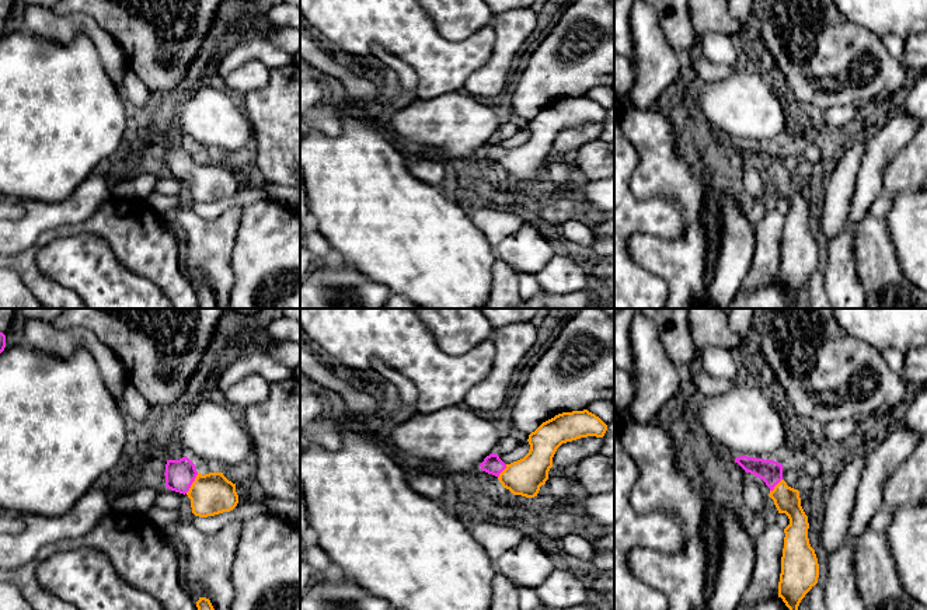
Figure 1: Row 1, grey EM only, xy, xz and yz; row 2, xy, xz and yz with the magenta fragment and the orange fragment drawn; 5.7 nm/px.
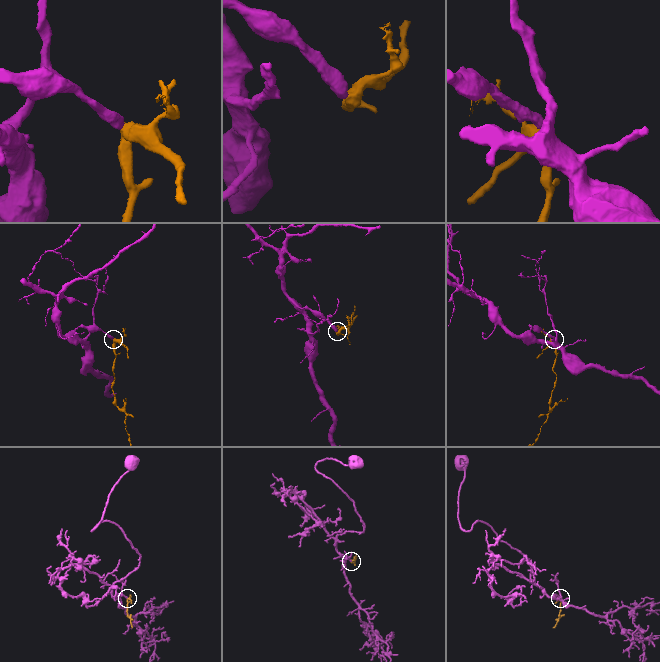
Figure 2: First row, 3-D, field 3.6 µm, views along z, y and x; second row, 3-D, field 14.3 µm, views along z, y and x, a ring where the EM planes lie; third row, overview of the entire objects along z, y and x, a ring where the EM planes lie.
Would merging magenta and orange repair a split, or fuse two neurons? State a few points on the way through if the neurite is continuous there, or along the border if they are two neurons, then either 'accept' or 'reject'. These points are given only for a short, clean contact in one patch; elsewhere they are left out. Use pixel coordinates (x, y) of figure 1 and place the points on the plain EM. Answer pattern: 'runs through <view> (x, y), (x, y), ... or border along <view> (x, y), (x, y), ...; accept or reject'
runs through xy (180, 160), (185, 166), (192, 167), (201, 175), (211, 180); accept

